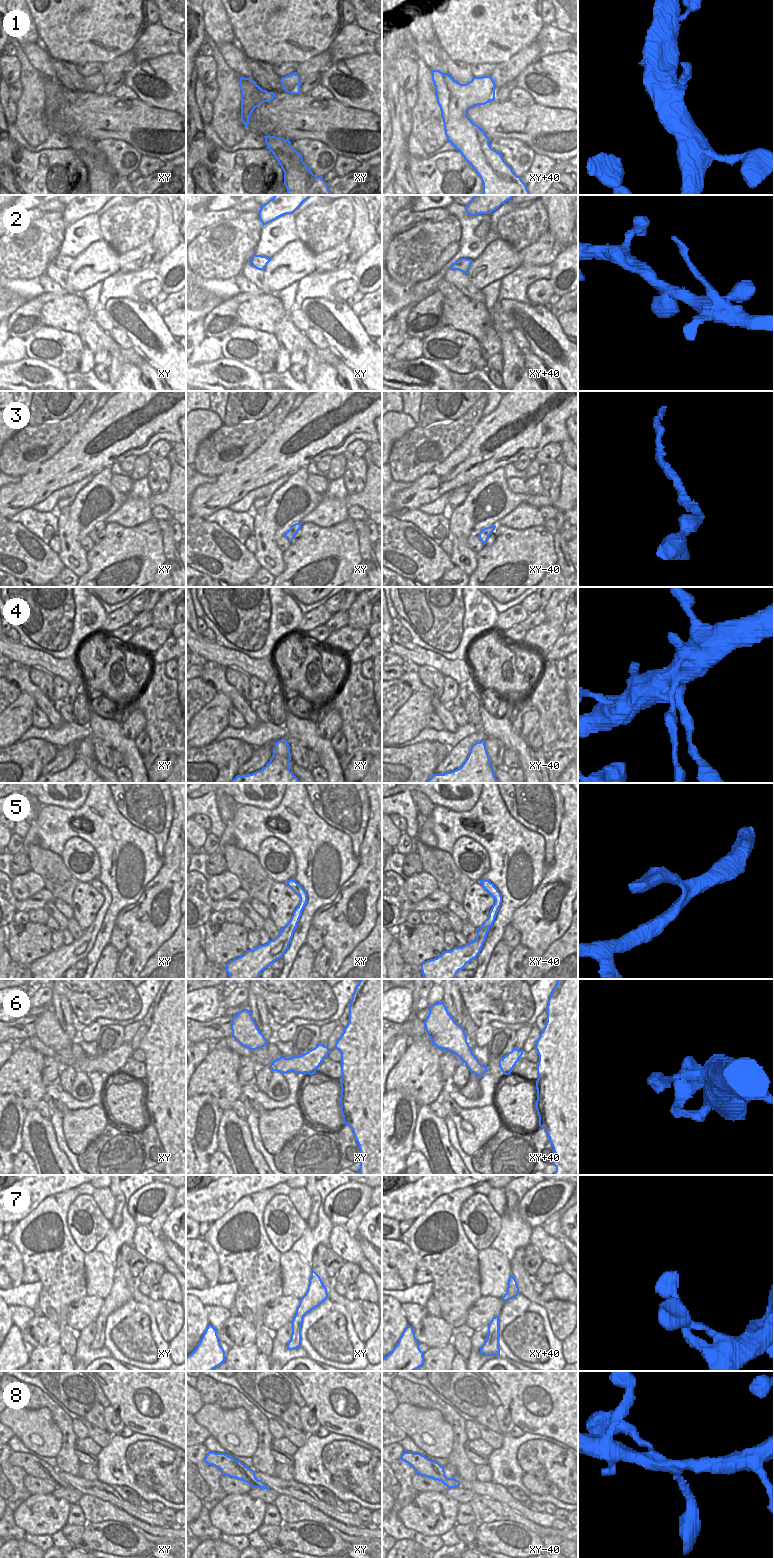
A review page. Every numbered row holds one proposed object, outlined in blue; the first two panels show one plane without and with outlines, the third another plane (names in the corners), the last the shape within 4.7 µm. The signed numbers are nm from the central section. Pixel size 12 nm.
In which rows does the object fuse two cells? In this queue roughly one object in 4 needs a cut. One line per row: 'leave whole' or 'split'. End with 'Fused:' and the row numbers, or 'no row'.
1: leave whole
2: leave whole
3: leave whole
4: split
5: leave whole
6: leave whole
7: leave whole
8: leave whole
Fused: 4

